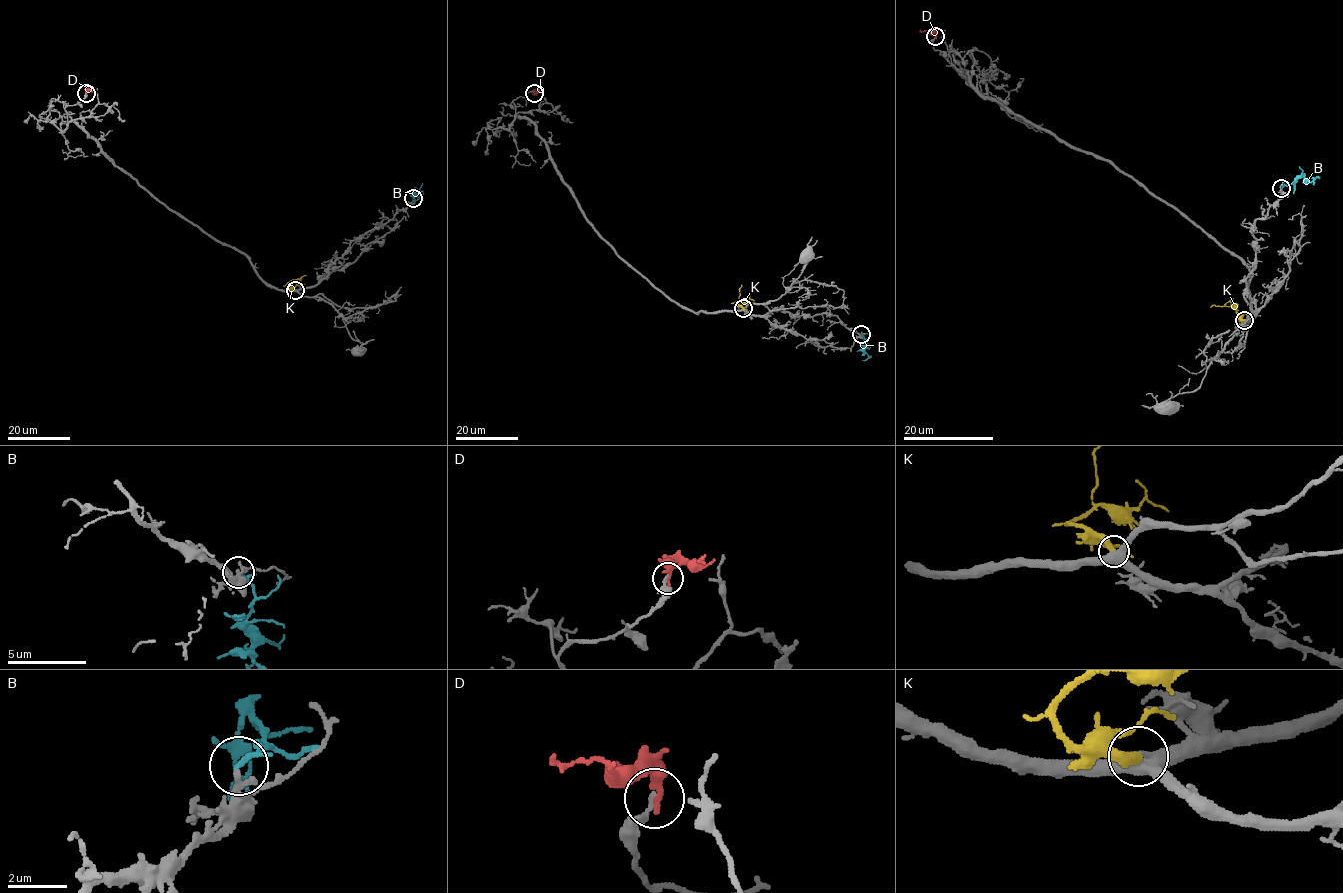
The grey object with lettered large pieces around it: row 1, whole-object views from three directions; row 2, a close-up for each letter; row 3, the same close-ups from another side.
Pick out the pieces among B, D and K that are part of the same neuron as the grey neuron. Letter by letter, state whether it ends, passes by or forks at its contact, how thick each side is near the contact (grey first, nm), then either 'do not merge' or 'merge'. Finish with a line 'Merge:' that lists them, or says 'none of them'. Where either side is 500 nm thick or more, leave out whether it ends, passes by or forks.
B: it passes by; 130 nm thick on the grey side, 130 nm on the other; do not merge
D: it ends there; 200 nm thick on the grey side, 360 nm on the other; do not merge
K: it ends there; 320 nm thick on the grey side, 400 nm on the other; merge
Merge: K

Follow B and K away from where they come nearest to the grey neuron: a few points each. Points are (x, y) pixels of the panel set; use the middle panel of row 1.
B: (861, 334), (868, 355), (863, 360)
K: (743, 308), (734, 303), (749, 298), (754, 301)

